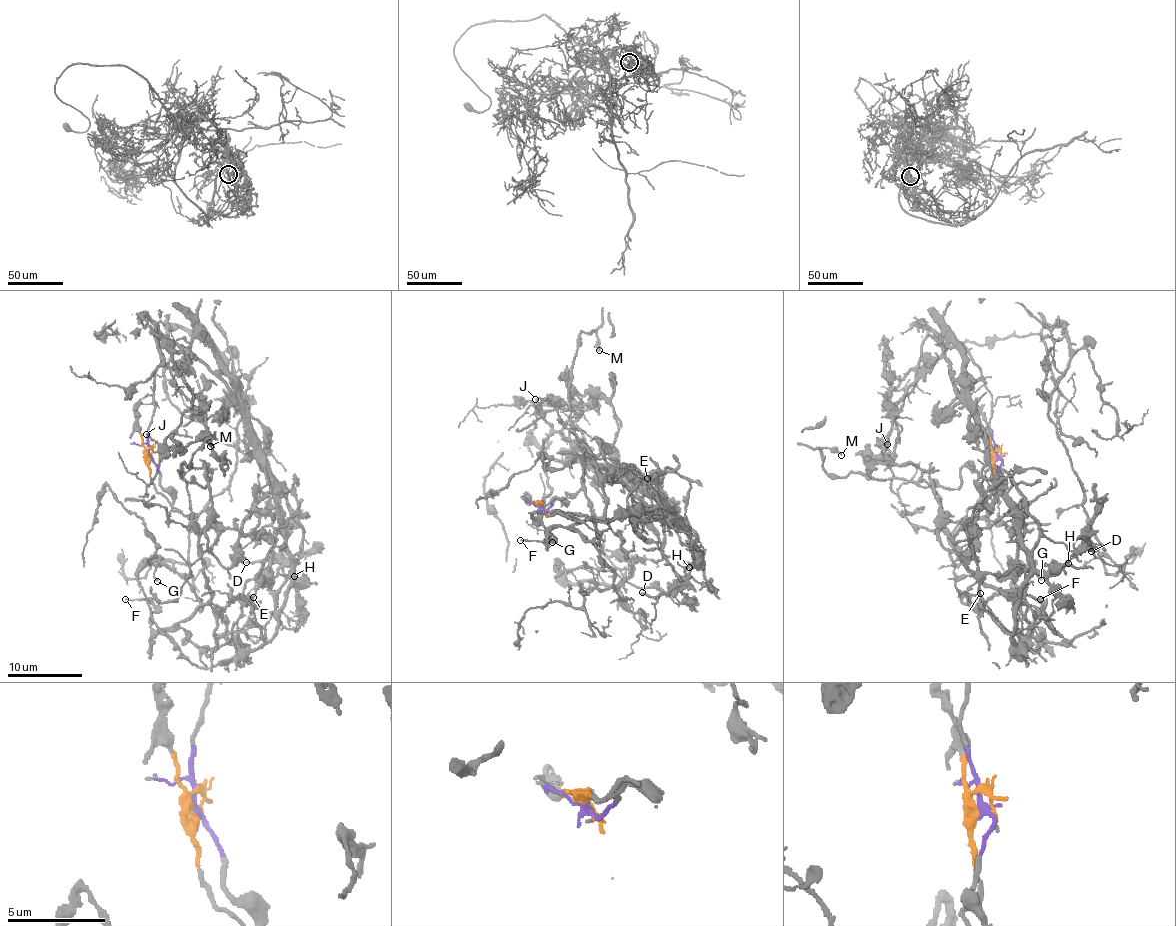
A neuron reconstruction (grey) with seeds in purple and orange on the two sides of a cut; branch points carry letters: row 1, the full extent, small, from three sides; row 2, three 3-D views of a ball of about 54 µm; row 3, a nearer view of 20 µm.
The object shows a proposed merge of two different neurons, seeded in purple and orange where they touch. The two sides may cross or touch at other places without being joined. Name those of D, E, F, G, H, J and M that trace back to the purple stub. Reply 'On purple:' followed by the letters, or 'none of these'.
On purple: D, E, H, J

